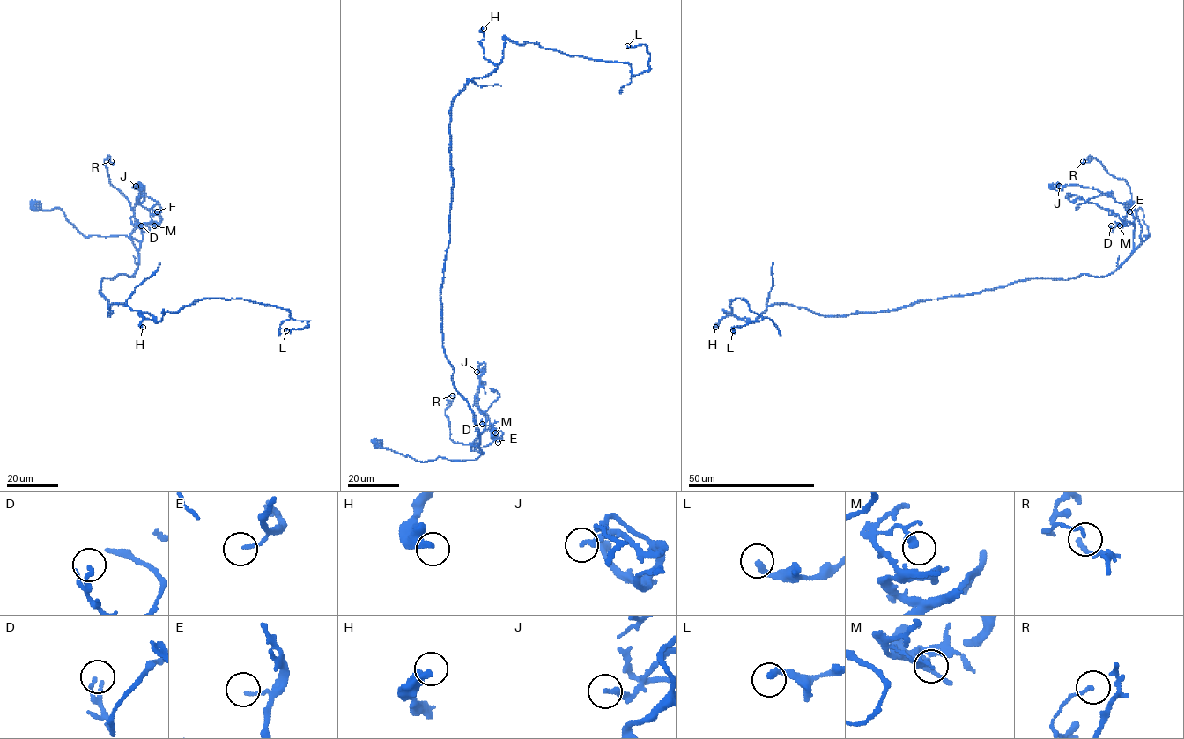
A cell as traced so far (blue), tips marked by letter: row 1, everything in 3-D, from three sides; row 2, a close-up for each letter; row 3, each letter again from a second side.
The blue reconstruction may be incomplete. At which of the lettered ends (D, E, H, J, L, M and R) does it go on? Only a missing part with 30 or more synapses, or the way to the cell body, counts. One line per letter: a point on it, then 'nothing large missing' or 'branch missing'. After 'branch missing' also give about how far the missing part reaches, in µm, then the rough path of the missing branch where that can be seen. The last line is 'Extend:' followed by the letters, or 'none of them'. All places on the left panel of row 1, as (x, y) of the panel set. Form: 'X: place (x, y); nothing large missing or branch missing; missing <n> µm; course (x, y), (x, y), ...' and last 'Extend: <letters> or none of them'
D: place (141, 225); nothing large missing
E: place (157, 211); nothing large missing
H: place (143, 327); nothing large missing
J: place (136, 186); nothing large missing
L: place (286, 330); nothing large missing
M: place (154, 225); nothing large missing
R: place (111, 161); nothing large missing
Extend: none of them

